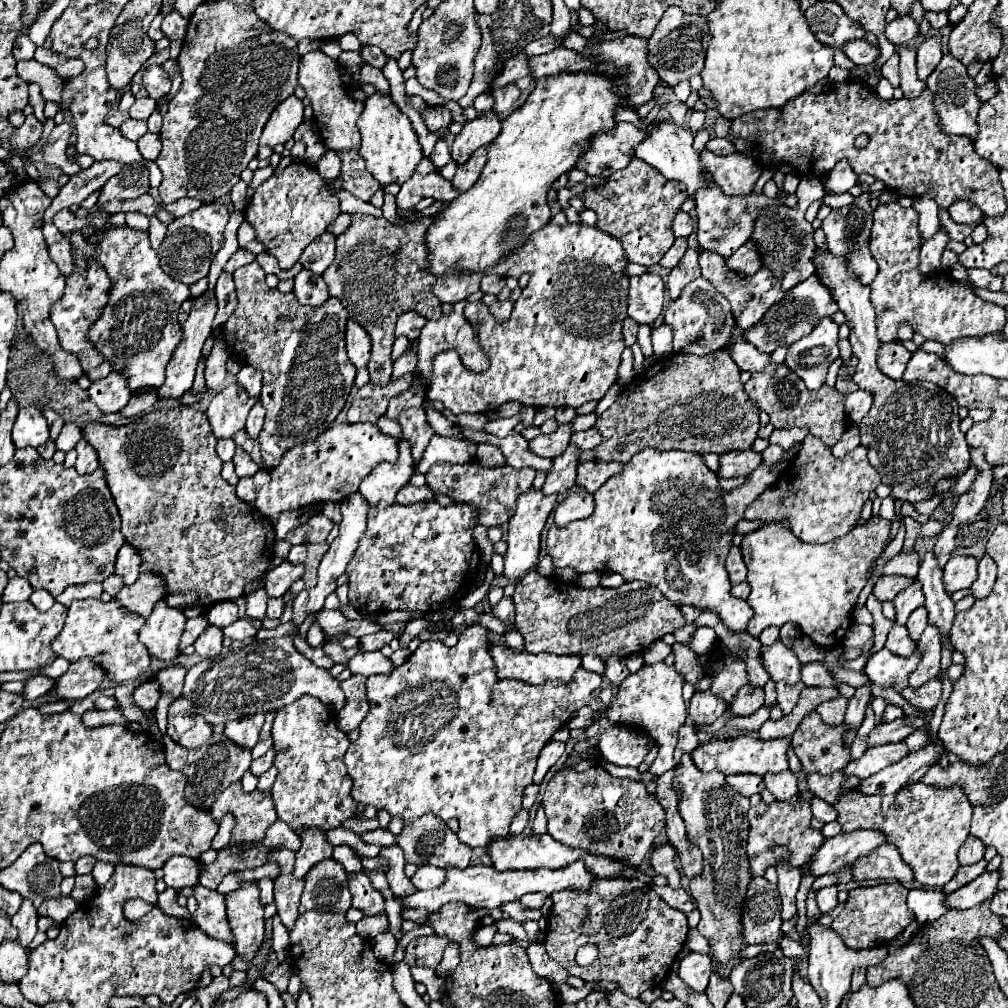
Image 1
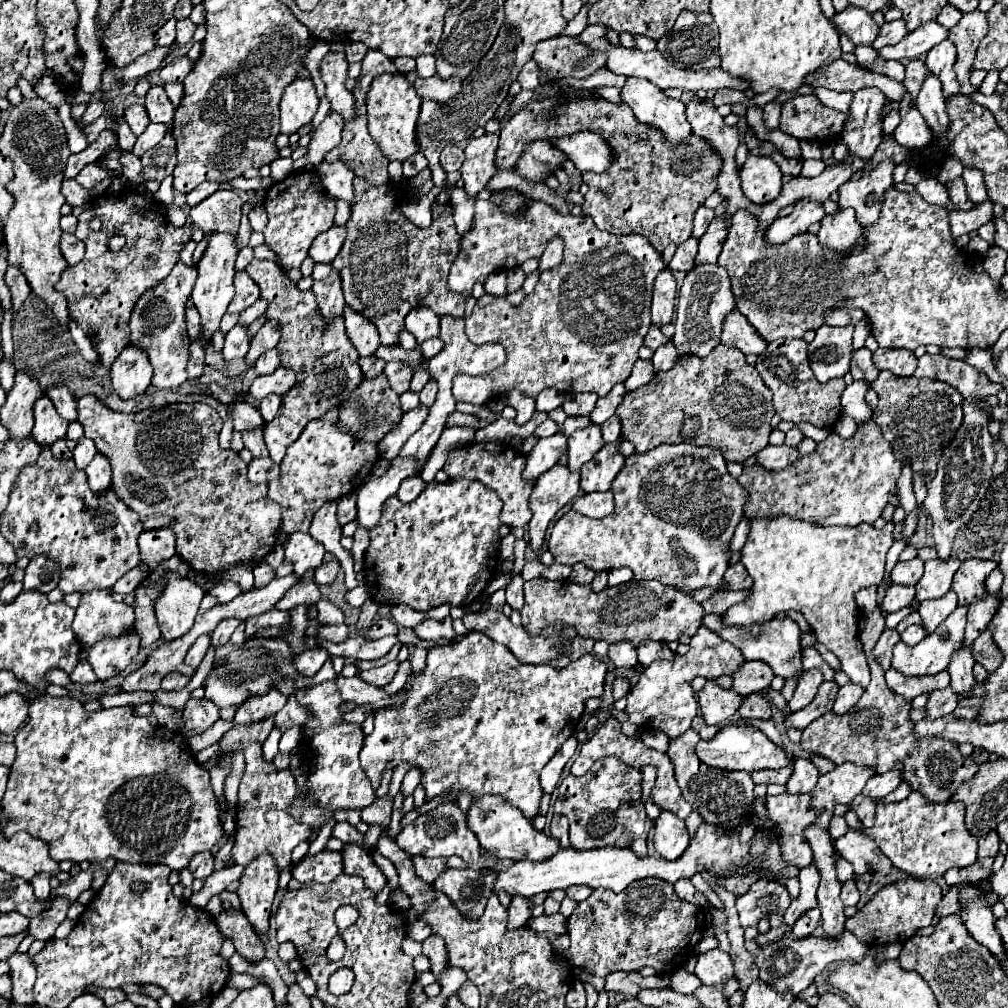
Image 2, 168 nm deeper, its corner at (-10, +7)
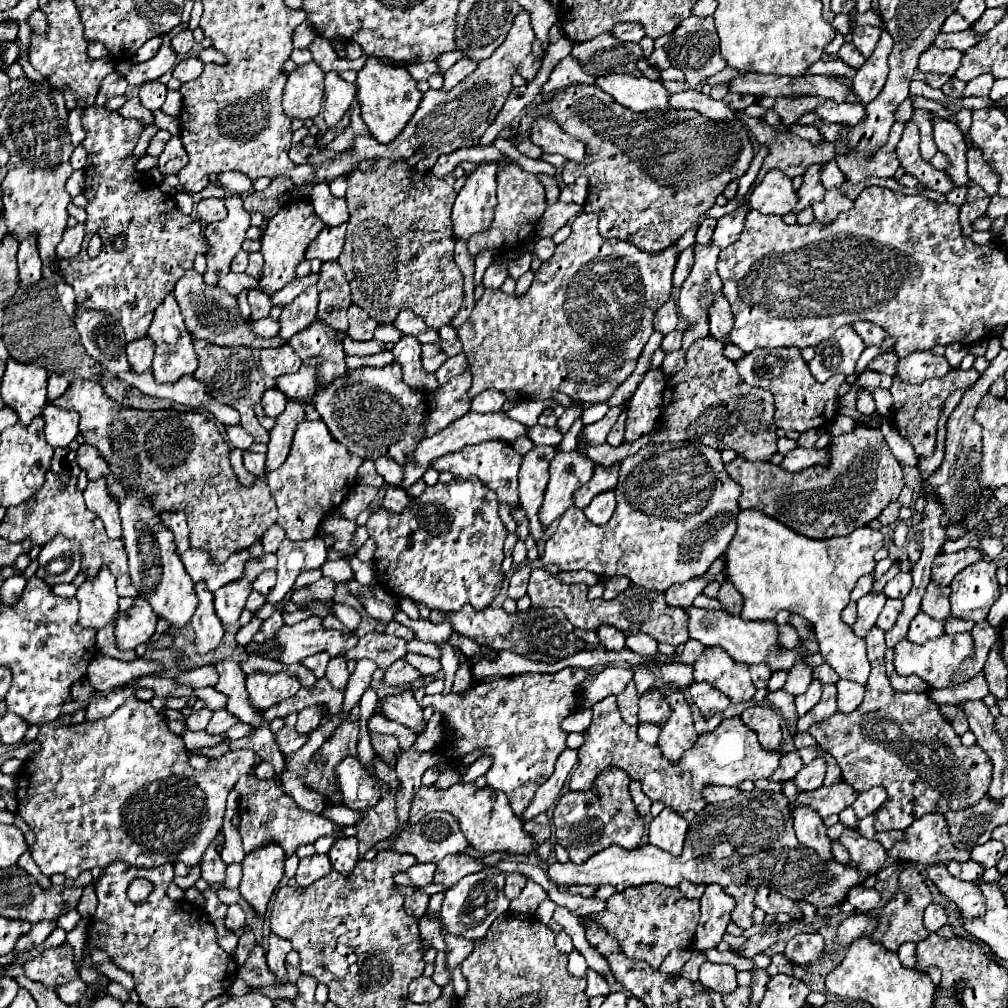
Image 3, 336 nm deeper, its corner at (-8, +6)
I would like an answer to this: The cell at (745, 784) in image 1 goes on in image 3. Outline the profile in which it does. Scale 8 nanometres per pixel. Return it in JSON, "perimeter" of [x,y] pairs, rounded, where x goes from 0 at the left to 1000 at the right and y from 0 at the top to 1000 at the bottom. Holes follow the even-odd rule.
{"perimeter":[[[790,744],[780,746],[780,748],[776,748],[776,752],[774,752],[774,762],[764,770],[764,774],[770,774],[770,776],[786,774],[786,772],[794,766],[796,760],[798,760],[798,756],[794,754],[794,750],[792,750]]]}

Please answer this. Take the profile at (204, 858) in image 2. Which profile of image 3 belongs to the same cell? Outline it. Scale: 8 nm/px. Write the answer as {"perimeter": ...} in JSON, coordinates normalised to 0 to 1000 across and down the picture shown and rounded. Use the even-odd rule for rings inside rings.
{"perimeter":[[[216,827],[200,849],[200,871],[206,877],[220,877],[224,869],[224,857],[220,855],[218,847],[214,845],[216,836],[222,836],[222,830]]]}

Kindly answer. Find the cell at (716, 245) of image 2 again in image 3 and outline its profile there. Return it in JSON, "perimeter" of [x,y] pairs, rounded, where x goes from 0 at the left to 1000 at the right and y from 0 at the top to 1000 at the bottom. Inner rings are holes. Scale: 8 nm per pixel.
{"perimeter":[[[738,202],[738,204],[732,204],[726,212],[720,212],[716,216],[712,216],[712,224],[708,228],[706,242],[710,242],[714,248],[728,242],[734,236],[736,228],[738,228],[738,218],[740,218],[740,212],[744,208],[746,206],[742,202]]]}

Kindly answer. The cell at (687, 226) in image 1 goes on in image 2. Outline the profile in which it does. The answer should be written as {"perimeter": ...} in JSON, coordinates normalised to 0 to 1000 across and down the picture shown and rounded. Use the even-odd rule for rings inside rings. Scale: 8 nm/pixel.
{"perimeter":[[[694,205],[690,211],[688,211],[688,227],[687,227],[687,235],[694,237],[700,229],[700,225],[704,223],[704,219],[708,217],[708,207],[702,207],[702,205]]]}

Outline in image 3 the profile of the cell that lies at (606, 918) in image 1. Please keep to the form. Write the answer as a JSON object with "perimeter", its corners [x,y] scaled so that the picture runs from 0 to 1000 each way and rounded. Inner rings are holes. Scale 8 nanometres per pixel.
{"perimeter":[[[637,877],[635,881],[621,881],[619,885],[611,885],[609,889],[603,891],[601,897],[603,899],[599,905],[587,907],[587,909],[591,909],[591,913],[595,913],[595,917],[599,917],[599,921],[603,921],[603,925],[607,925],[607,929],[611,929],[611,933],[615,933],[615,938],[619,940],[619,946],[623,950],[639,952],[647,960],[655,960],[657,952],[669,940],[683,940],[688,937],[688,925],[690,925],[692,907],[694,907],[694,893],[681,891],[673,883],[673,879],[663,881],[663,879],[655,879],[655,877]]]}

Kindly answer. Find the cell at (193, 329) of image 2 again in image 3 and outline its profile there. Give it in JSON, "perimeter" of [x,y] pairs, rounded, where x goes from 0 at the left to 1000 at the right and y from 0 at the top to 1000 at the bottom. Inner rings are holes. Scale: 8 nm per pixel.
{"perimeter":[[[192,337],[192,345],[196,351],[196,365],[192,369],[192,375],[198,377],[204,383],[204,389],[212,393],[216,399],[230,403],[232,407],[238,409],[240,415],[240,425],[246,427],[254,438],[266,440],[268,431],[262,427],[252,411],[252,403],[258,399],[260,391],[264,389],[262,375],[258,371],[258,355],[256,349],[244,343],[230,343],[230,345],[220,345],[212,343],[204,337]]]}

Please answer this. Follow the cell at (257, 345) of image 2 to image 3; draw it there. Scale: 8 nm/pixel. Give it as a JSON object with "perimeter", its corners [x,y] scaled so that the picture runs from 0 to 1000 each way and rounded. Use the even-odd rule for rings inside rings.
{"perimeter":[[[313,284],[304,286],[296,296],[292,296],[292,300],[282,304],[282,308],[278,312],[278,321],[280,321],[278,335],[288,337],[294,329],[306,325],[313,315],[313,304],[315,304],[315,286]]]}

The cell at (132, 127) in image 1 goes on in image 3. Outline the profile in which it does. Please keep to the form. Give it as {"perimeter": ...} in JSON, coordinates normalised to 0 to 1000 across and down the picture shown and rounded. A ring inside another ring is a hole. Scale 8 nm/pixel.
{"perimeter":[[[127,97],[127,101],[125,101],[117,111],[119,111],[119,115],[123,115],[123,117],[137,117],[137,119],[143,119],[145,125],[153,123],[151,111],[145,109],[145,107],[139,103],[137,97]]]}

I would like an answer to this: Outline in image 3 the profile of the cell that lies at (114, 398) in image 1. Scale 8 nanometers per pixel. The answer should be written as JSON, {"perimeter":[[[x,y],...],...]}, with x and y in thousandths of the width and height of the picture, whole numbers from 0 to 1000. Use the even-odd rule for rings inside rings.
{"perimeter":[[[145,333],[139,337],[131,337],[125,343],[125,351],[127,351],[127,359],[131,361],[131,367],[135,371],[147,367],[151,363],[151,353],[153,353],[153,339]]]}

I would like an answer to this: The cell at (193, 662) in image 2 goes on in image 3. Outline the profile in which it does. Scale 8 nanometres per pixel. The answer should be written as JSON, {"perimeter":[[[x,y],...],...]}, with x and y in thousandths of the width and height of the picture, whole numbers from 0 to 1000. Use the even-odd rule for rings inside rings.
{"perimeter":[[[198,575],[194,579],[194,589],[196,589],[198,597],[196,597],[196,603],[194,603],[188,619],[194,625],[194,645],[196,645],[196,649],[204,649],[204,647],[210,647],[218,639],[224,623],[220,621],[218,613],[214,611],[212,589],[204,583],[202,575]]]}

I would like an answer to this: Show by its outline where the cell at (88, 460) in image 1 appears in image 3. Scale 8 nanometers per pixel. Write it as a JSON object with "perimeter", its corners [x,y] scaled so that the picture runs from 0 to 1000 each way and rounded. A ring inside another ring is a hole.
{"perimeter":[[[95,476],[95,480],[87,478],[87,484],[83,486],[83,496],[85,496],[85,504],[91,506],[103,518],[107,532],[121,534],[117,504],[111,492],[107,492],[107,484],[103,484],[103,476]]]}

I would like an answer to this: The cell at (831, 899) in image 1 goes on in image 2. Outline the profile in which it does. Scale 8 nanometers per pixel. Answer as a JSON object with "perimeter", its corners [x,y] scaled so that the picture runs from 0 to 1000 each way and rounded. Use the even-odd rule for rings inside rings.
{"perimeter":[[[841,872],[841,874],[835,878],[833,892],[835,892],[837,900],[841,900],[841,898],[849,898],[849,896],[851,896],[851,892],[853,892],[853,886],[851,886],[851,882],[849,882],[849,876],[847,876],[847,872]]]}

